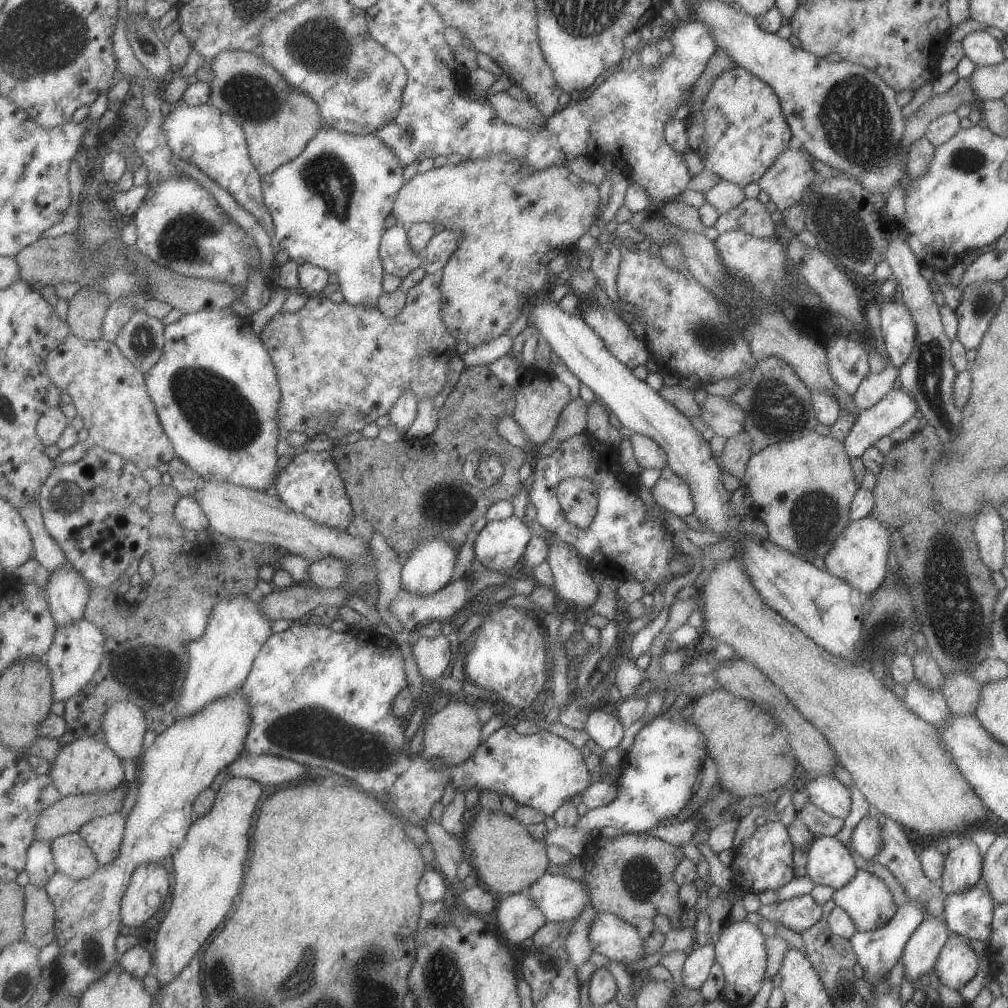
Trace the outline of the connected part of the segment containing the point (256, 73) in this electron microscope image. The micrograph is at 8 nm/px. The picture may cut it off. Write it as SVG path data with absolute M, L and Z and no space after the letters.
M223 50L213 58L210 67L214 73L211 104L241 123L255 168L263 177L299 158L319 130L327 126L319 104L292 86L260 51Z

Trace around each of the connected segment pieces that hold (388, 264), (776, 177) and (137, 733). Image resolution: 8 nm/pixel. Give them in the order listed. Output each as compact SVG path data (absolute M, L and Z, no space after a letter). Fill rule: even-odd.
M404 225L386 230L380 249L386 273L405 279L413 270L424 266L425 257L417 253L409 238L408 227Z
M790 143L759 178L759 189L769 196L777 210L783 211L799 202L803 190L814 183L816 173L808 156L802 147Z
M123 700L122 702L113 704L104 717L103 731L106 742L123 760L128 758L138 763L145 752L143 749L143 738L145 738L147 730L149 730L149 728L147 728L147 720L145 720L143 708L139 708L139 706L131 700Z

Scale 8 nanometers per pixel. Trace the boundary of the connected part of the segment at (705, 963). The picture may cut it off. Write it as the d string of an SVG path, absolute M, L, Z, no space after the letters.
M711 944L687 950L687 958L681 966L681 980L688 989L700 989L715 962L714 947Z

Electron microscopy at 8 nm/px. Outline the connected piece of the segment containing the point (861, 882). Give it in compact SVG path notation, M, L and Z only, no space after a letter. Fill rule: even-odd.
M857 870L845 886L835 889L831 900L851 918L858 932L886 926L898 908L886 883L863 870Z

